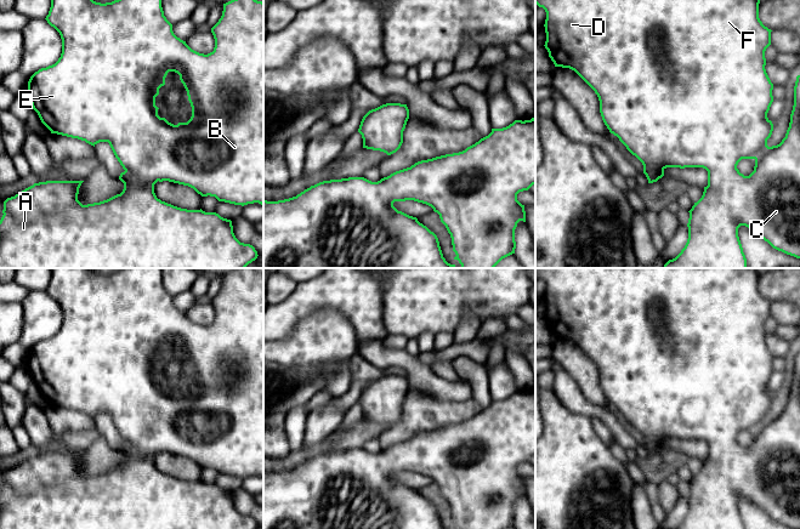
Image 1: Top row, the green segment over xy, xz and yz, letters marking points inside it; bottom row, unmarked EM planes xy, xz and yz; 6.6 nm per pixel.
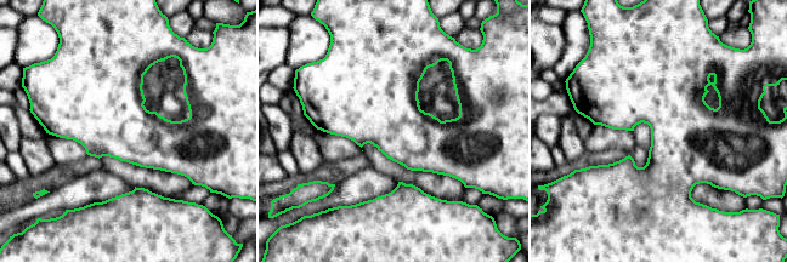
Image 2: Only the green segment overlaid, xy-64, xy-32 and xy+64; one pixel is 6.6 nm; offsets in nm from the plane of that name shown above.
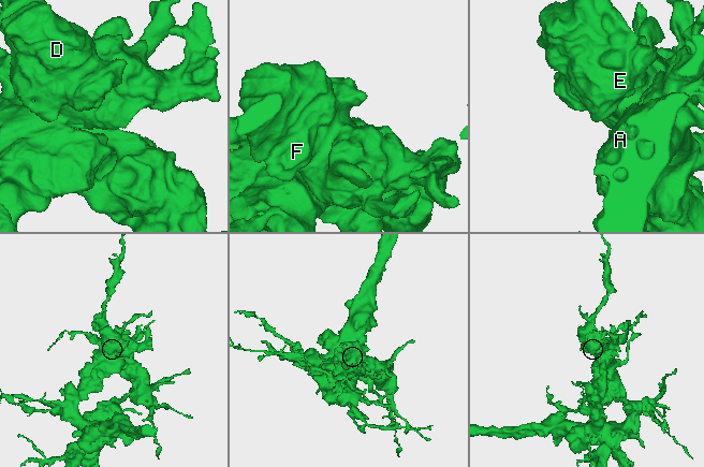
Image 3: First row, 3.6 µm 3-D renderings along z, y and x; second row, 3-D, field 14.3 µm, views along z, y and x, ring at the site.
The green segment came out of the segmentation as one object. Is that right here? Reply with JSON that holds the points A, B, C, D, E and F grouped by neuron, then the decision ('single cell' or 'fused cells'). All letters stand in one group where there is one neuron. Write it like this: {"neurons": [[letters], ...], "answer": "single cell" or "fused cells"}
{"neurons": [["A", "B", "C", "D", "E", "F"]], "answer": "single cell"}

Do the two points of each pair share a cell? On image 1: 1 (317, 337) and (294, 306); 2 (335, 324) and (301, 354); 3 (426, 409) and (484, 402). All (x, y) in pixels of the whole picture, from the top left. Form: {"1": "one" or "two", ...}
{"1": "two", "2": "one", "3": "two"}

